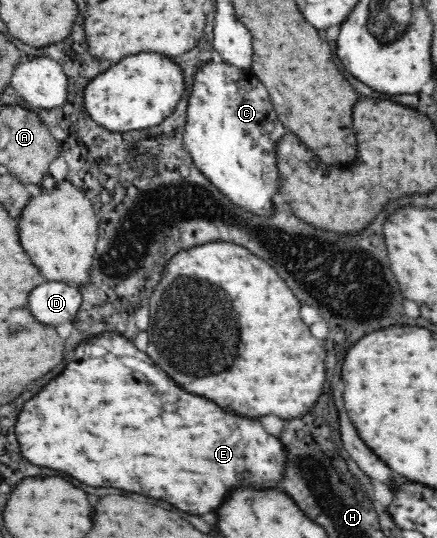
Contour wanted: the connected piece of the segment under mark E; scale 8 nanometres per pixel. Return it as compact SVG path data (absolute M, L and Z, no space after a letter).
M108 336L92 339L88 341L88 344L84 344L76 350L76 356L78 356L80 364L70 362L66 366L66 370L58 378L54 378L48 386L44 386L44 390L38 392L38 396L34 400L30 400L30 404L26 404L20 412L16 434L18 434L18 442L22 444L22 454L32 464L66 472L90 488L118 488L118 490L126 490L126 492L144 494L144 496L150 496L156 500L164 500L192 516L202 516L208 512L216 514L218 508L222 506L222 500L226 500L226 496L236 488L270 490L270 488L276 488L278 482L284 478L286 464L288 464L288 452L278 438L268 434L262 428L262 424L256 420L244 420L240 416L228 414L210 400L180 390L180 387L145 352L140 351L130 340L126 340L126 337Z

